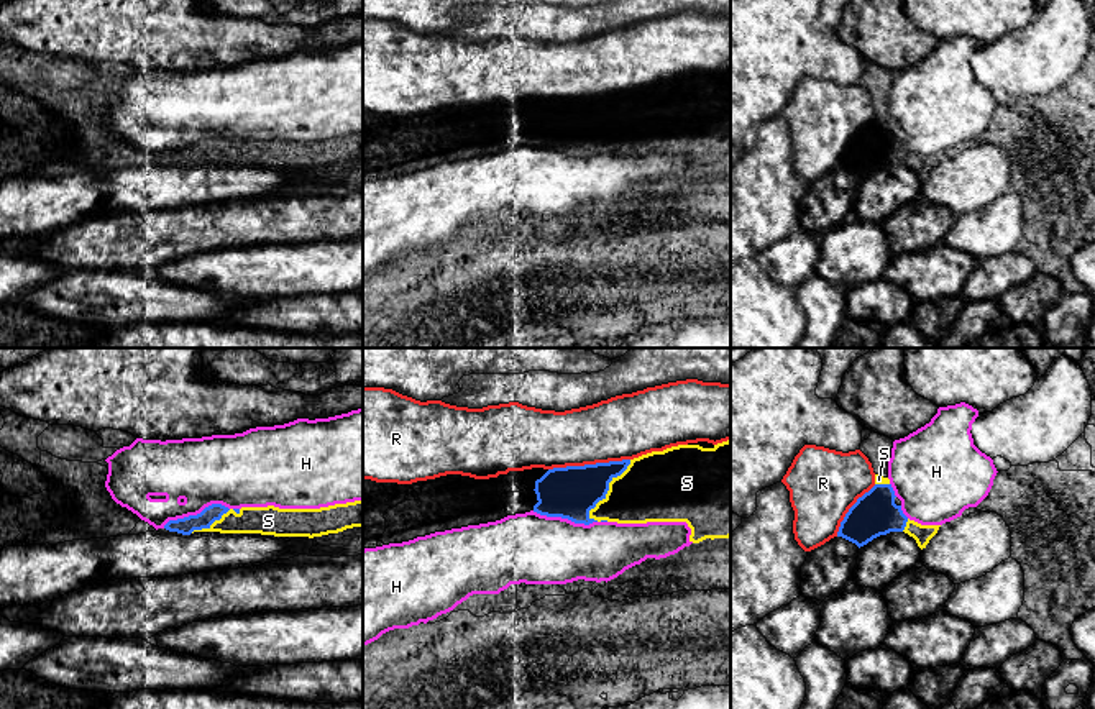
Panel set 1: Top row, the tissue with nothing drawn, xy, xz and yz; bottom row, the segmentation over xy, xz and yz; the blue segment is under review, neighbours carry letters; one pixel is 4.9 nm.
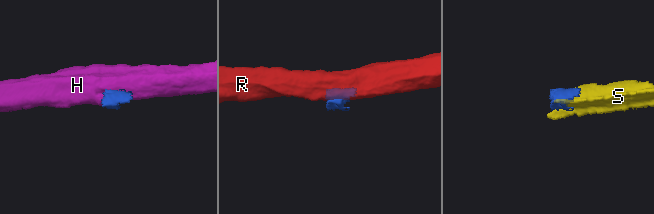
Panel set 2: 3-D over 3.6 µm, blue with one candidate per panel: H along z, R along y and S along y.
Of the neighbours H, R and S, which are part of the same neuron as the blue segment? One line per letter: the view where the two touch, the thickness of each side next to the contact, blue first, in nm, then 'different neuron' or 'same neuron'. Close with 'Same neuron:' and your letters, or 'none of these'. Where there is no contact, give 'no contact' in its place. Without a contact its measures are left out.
H: contact in xy; calibres 90 and 340 nm; different neuron
R: contact in xz; calibres 260 and 320 nm; different neuron
S: contact in xz; calibres 260 and 340 nm; same neuron
Same neuron: S

